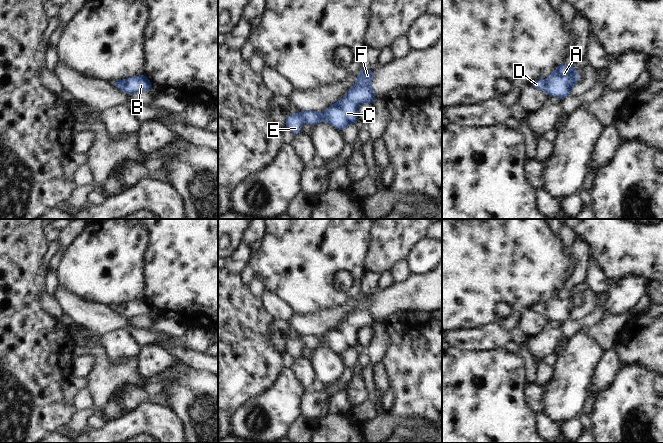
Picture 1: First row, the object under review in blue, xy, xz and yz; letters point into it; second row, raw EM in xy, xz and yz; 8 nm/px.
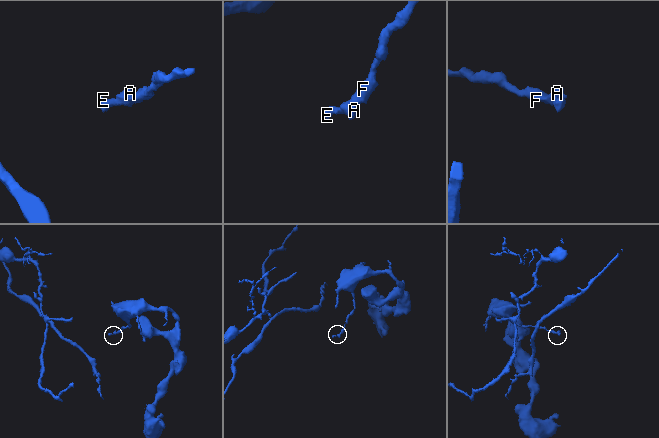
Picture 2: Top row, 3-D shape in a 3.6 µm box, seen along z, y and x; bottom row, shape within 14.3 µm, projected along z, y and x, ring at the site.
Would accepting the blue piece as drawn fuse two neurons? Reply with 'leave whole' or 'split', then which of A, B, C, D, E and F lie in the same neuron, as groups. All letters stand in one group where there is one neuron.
leave whole | A B C D E F

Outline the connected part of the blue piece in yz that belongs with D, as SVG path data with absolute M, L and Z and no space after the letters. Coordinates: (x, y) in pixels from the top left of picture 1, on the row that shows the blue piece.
M561 64L546 80L536 80L532 83L531 87L540 89L549 96L556 96L563 100L572 92L573 85L580 79L575 66Z

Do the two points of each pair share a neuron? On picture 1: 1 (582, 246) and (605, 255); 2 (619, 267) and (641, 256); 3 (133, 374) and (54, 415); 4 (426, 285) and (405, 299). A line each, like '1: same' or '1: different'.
1: different
2: same
3: different
4: same

